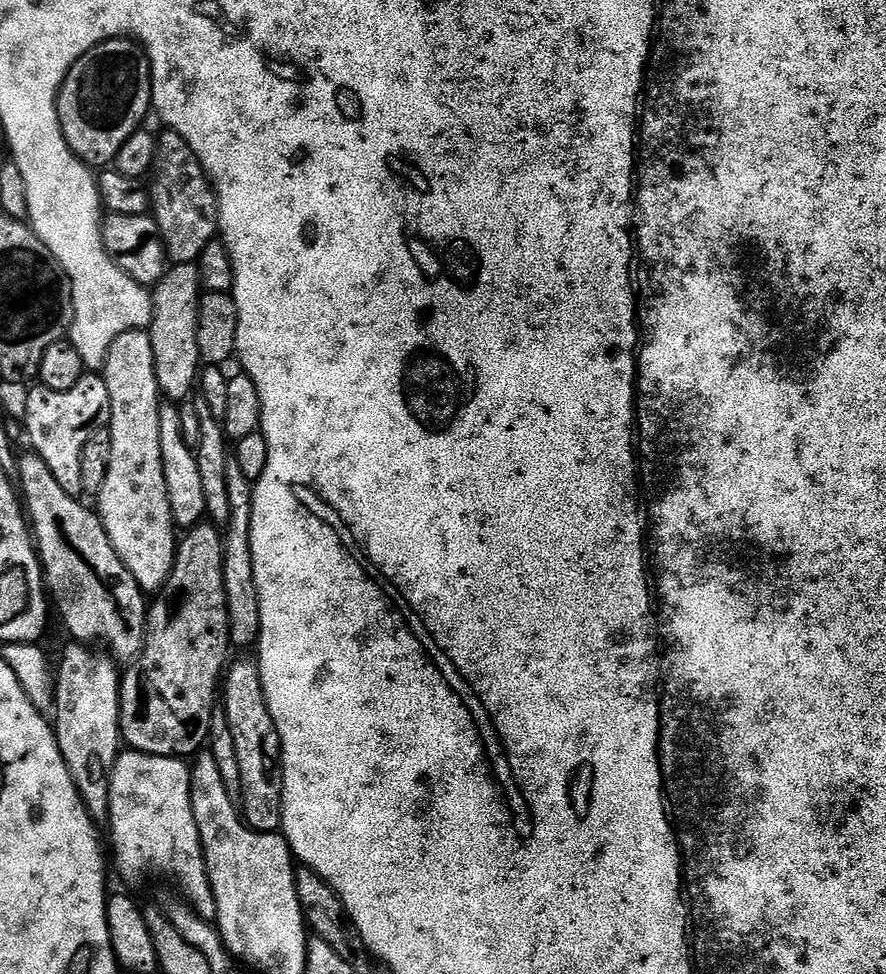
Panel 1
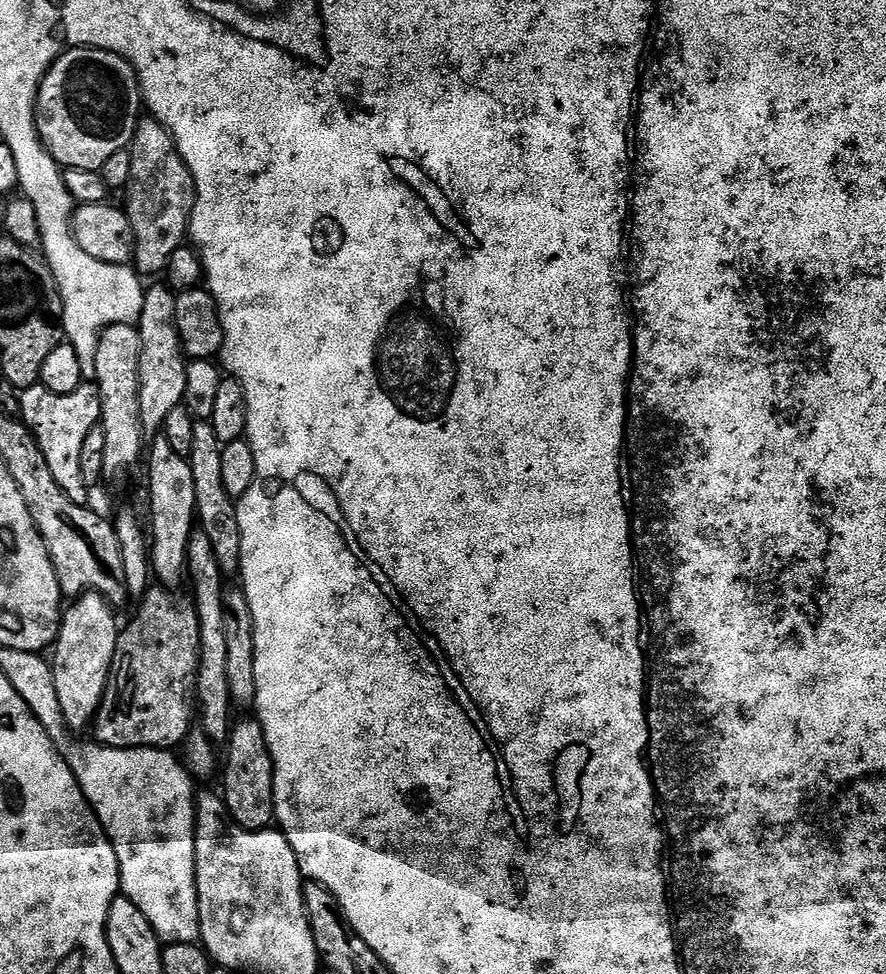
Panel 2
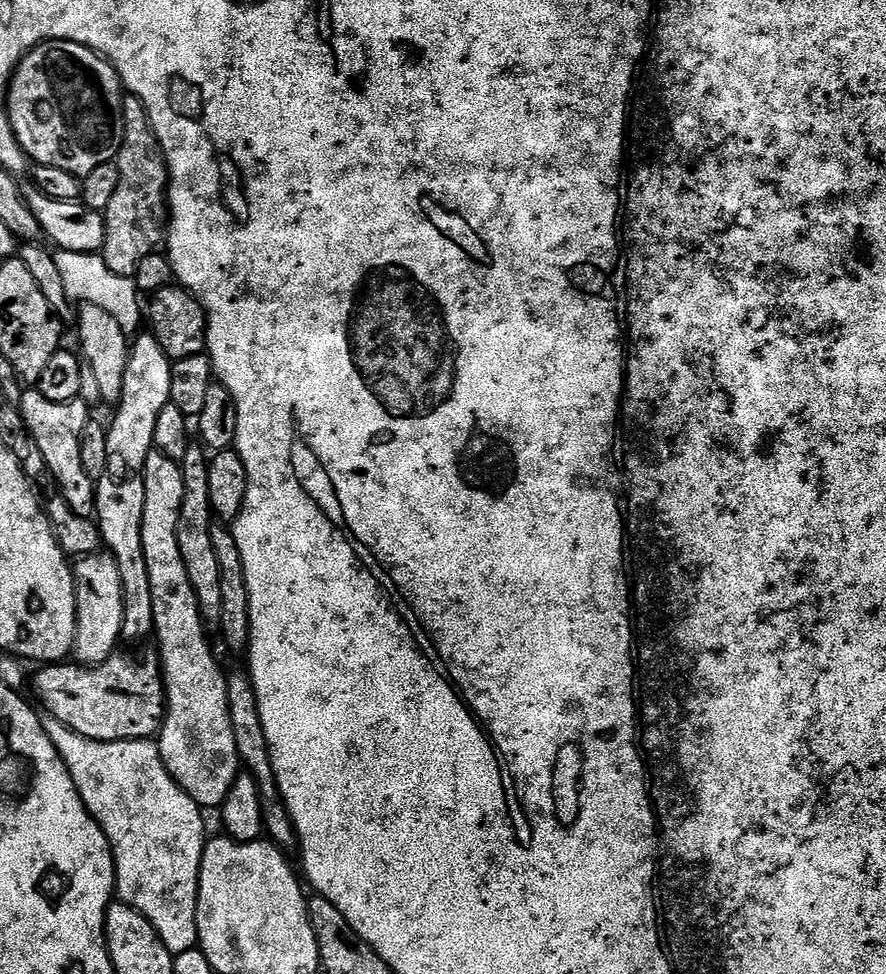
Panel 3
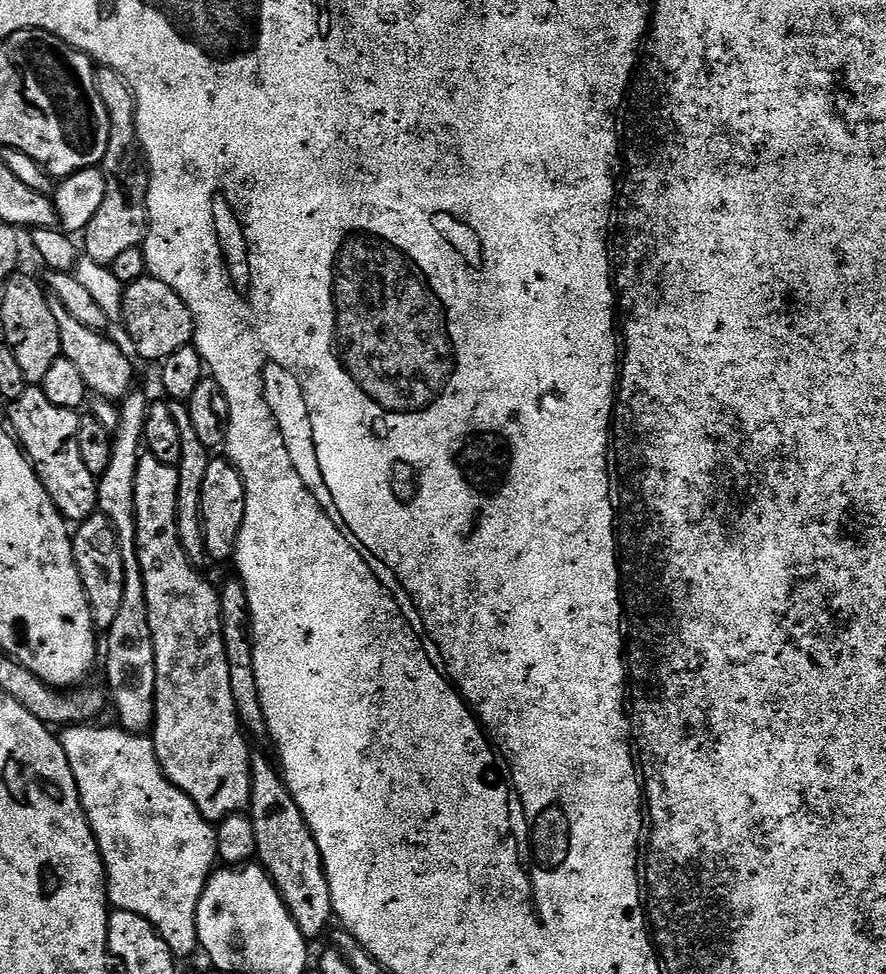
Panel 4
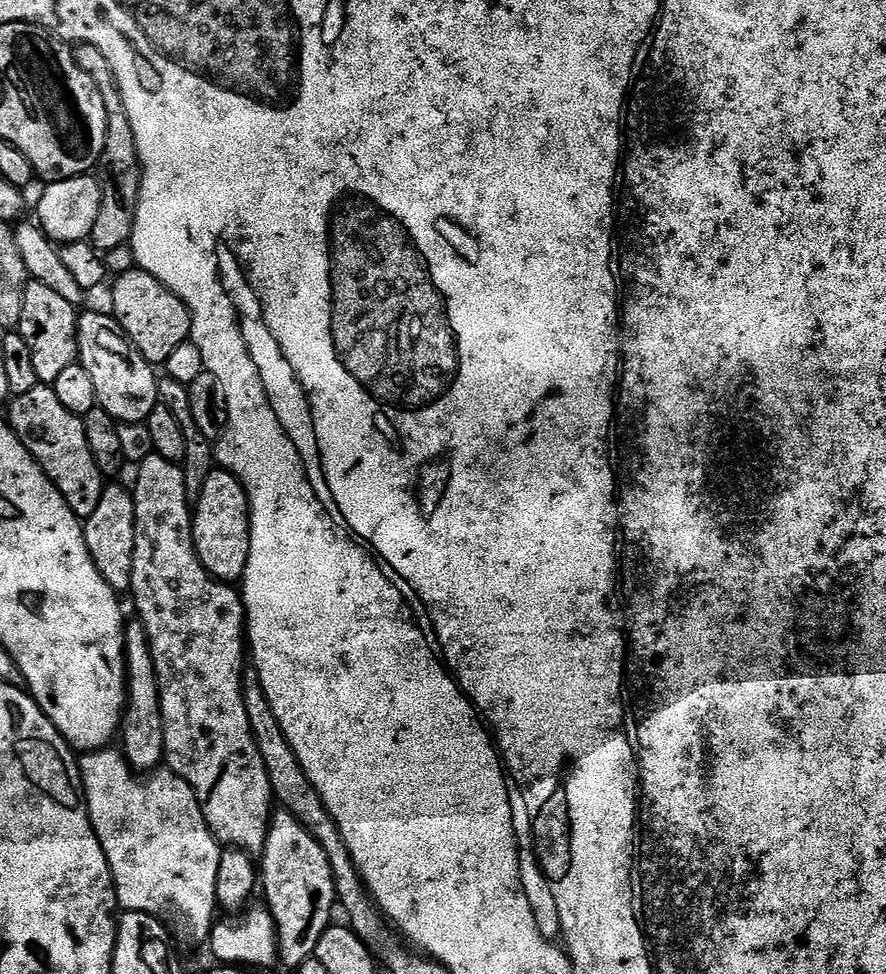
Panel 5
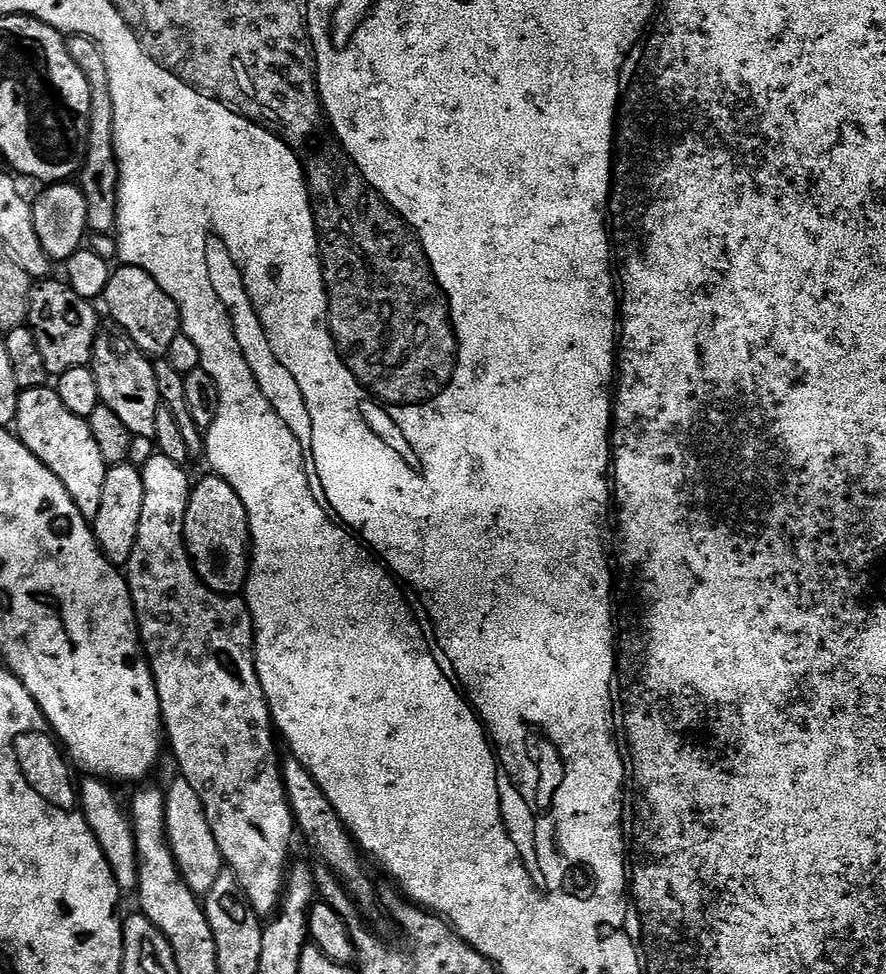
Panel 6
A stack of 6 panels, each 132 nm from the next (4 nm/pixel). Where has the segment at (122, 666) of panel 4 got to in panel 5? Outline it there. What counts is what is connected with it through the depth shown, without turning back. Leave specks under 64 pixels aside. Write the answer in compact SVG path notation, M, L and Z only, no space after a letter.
M139 618L129 619L124 630L124 669L128 679L128 703L124 709L122 731L118 740L119 743L124 743L124 760L133 772L151 774L165 763L166 730L162 718L158 674L154 670L154 654L150 638Z

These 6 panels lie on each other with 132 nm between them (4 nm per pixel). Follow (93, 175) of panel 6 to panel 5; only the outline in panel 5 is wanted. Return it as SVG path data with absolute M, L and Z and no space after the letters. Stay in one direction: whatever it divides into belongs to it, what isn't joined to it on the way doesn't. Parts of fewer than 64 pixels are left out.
M77 43L72 48L72 56L78 66L82 66L86 74L90 74L106 106L106 146L100 155L100 163L94 169L96 181L100 184L101 202L98 206L98 219L94 221L94 230L90 237L92 247L103 254L114 250L114 246L129 243L132 239L132 224L136 220L136 199L140 193L140 165L134 130L130 126L130 118L126 114L126 106L122 102L122 94L114 78L114 70L110 70L110 62L106 62L106 57L102 55L102 50L98 50L98 46L89 44Z

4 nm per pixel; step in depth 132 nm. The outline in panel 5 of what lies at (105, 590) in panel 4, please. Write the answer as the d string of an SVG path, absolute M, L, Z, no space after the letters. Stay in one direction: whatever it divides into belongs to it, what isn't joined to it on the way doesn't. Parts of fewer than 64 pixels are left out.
M112 482L107 485L98 501L94 514L83 521L86 550L90 550L90 558L94 558L94 566L98 566L98 574L106 578L106 582L118 594L131 589L132 571L134 570L134 542L136 541L136 515L132 493L126 487Z

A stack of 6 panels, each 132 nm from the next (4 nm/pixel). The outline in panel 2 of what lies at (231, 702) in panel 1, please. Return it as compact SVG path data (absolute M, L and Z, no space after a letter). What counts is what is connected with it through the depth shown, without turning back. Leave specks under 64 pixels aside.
M238 719L231 725L231 732L226 743L228 761L223 761L222 776L224 772L224 792L222 799L224 807L232 821L245 828L247 832L263 832L271 829L276 815L274 802L274 762L264 737L264 727L259 719Z

